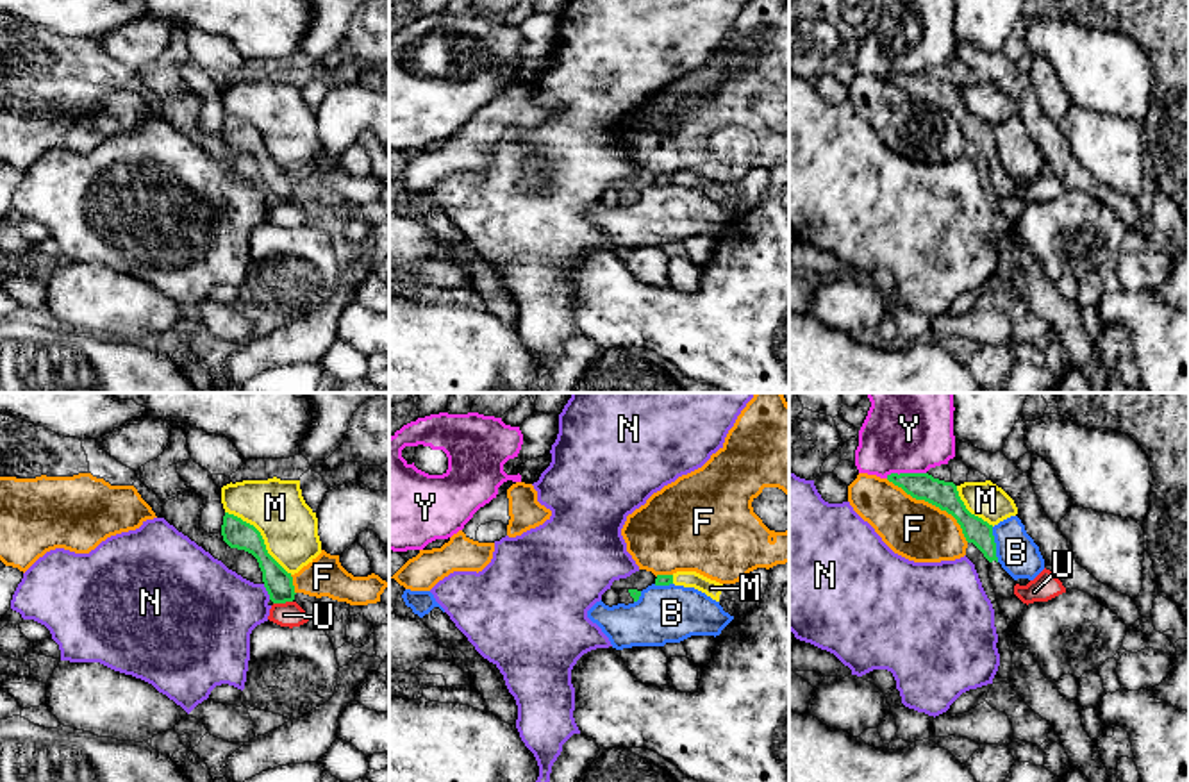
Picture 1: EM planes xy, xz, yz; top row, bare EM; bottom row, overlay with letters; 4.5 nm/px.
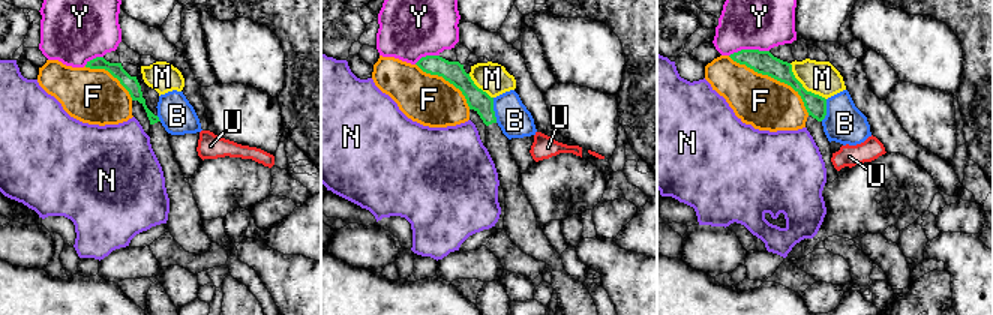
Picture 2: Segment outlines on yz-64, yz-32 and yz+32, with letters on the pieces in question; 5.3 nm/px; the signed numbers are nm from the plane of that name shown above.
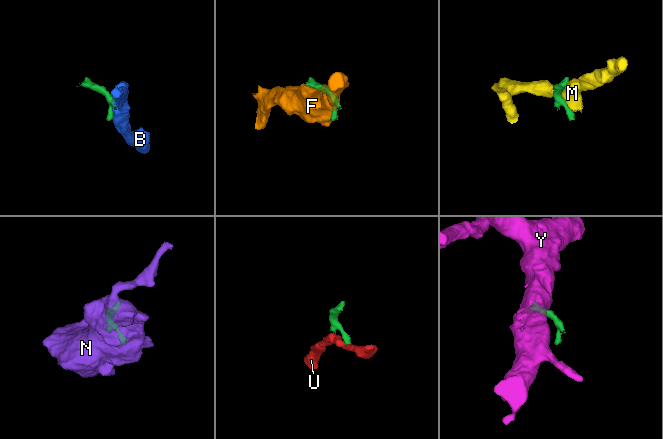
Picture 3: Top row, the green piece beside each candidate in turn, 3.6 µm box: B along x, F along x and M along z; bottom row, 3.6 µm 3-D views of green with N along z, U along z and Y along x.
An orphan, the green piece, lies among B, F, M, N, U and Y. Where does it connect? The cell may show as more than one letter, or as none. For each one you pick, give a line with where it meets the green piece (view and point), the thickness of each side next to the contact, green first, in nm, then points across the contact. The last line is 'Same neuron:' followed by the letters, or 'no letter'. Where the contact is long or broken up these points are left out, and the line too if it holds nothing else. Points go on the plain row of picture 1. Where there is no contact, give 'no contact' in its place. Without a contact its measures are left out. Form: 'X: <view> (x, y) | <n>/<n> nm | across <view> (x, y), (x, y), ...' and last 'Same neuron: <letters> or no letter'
Same neuron: no letter

